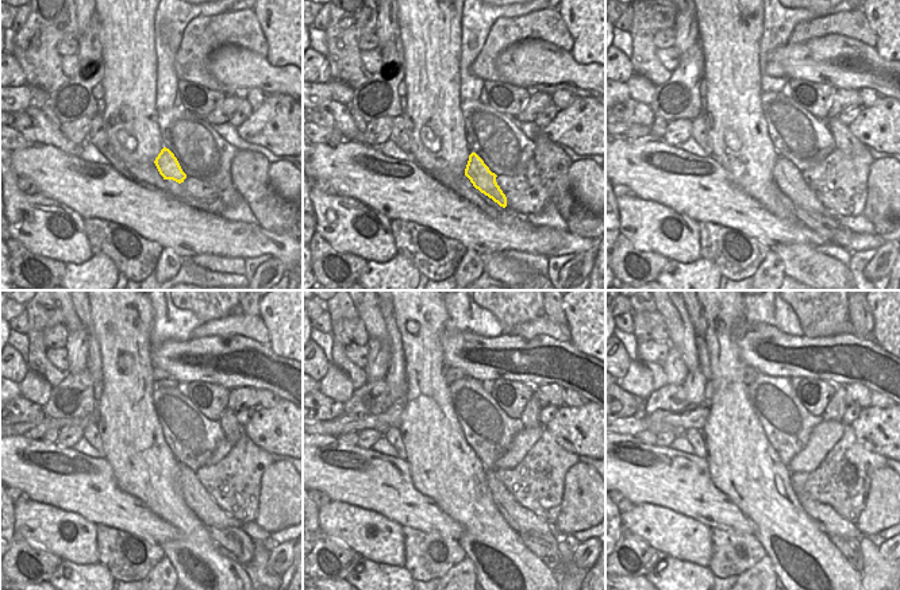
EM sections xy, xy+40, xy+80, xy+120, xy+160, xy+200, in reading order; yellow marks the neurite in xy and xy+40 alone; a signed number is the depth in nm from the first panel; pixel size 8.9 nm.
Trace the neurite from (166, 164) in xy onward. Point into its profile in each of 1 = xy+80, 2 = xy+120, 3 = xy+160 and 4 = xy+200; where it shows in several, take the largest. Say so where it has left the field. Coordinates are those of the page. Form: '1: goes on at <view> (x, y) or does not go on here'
1: goes on at xy+80 (789, 180)
2: goes on at xy+120 (195, 496)
3: goes on at xy+160 (522, 520)
4: goes on at xy+200 (826, 517)

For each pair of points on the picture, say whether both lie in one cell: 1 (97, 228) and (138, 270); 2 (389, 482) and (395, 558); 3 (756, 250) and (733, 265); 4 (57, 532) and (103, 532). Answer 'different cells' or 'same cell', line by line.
1: same cell
2: different cells
3: same cell
4: different cells

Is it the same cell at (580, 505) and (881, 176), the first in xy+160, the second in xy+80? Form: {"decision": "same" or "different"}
{"decision": "same"}

